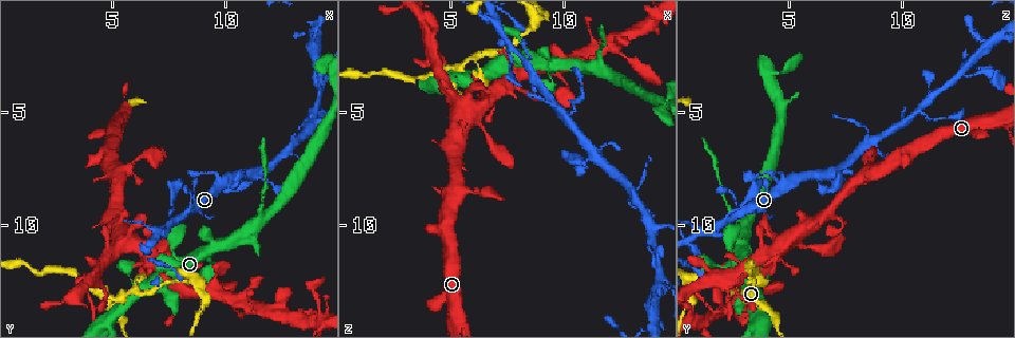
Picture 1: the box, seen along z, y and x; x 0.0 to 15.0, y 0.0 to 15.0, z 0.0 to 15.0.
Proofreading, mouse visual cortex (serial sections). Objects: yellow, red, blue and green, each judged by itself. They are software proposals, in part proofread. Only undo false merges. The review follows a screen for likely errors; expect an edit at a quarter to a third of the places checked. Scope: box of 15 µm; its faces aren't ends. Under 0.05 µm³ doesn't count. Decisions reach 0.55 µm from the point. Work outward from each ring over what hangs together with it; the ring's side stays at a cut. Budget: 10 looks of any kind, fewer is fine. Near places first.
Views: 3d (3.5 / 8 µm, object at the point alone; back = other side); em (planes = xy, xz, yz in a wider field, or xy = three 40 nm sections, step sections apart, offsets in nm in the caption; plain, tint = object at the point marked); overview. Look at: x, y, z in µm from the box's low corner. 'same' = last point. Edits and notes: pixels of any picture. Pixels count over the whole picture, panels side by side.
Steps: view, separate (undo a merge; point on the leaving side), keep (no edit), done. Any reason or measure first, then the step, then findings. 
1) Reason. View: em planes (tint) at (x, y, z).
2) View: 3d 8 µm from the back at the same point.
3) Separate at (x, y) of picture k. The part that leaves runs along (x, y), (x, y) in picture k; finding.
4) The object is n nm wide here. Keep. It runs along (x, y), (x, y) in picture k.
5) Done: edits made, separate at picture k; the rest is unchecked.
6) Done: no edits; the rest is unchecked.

Branch point. View: 3d 3.5 µm at (7.8, 9.8, 2.3).

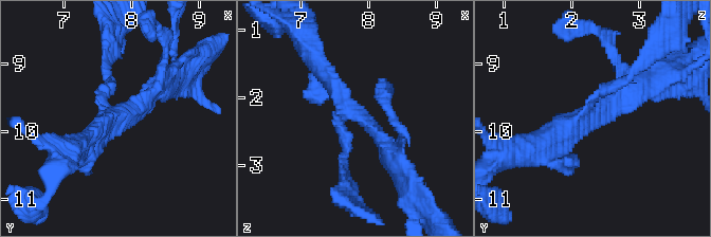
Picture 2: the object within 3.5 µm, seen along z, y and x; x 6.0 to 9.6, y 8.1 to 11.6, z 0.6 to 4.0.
Shape alone is not enough. View: em xy step 1 (tint) at (7.85, 9.70, 2.25).

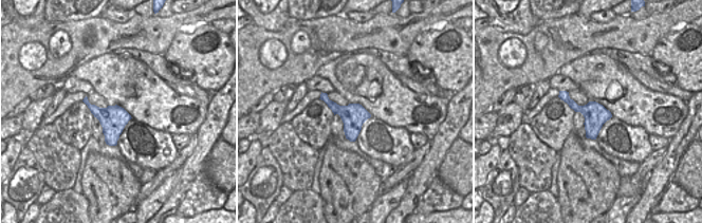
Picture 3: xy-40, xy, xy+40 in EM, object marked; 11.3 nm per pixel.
The object is 280 nm wide here. Keep. It runs along (397, 164), (381, 137), (316, 67) in picture 2; all the same cell.

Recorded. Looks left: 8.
Sharp bend. View: 3d 3.5 µm at (5.9, 12.9, 2.6).

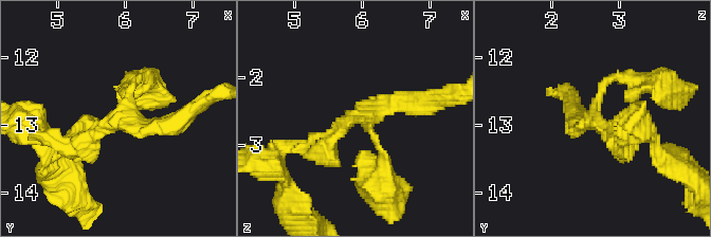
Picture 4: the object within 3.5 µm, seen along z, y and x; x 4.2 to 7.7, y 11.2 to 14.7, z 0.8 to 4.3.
3 arms meet here; the arms are 150, 200, 300 nm wide. View: em xy step 3 (tint) at (5.95, 12.90, 2.55).

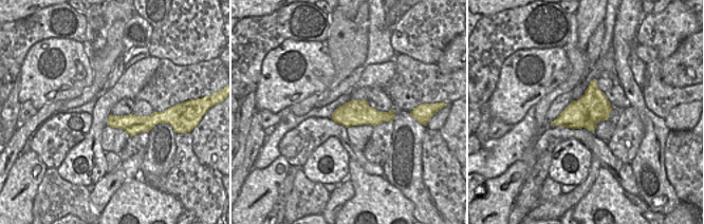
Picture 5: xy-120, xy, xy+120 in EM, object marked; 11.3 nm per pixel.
Keep. It runs along (302, 146), (419, 101) in picture 4; one cell here.

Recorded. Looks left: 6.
View: 3d 3.5 µm at (8.7, 12.4, 0.9).

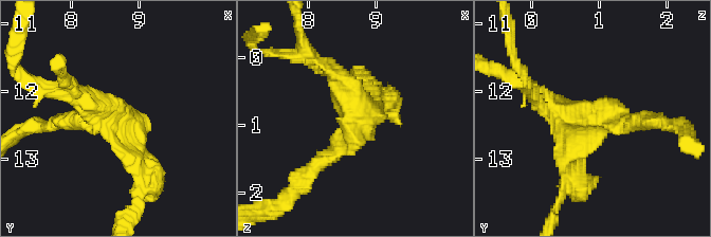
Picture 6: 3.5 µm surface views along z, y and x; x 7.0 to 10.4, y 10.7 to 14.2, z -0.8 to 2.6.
3 arms meet here; the arms are 250, 250, 350 nm wide; need the tissue. View: em xy step 2 (tint) at (8.75, 12.40, 0.95).

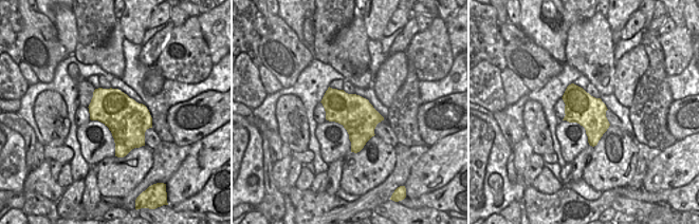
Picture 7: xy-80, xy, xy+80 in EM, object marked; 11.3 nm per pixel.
The object is 400 nm wide here. Separate at (34, 86) of picture 6. A border runs along (325, 107), (329, 105), (341, 123) in picture 7; a second cell is stuck on.

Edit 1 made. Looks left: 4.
Three-way junction. View: 3d 3.5 µm at (11.5, 9.7, 2.9).

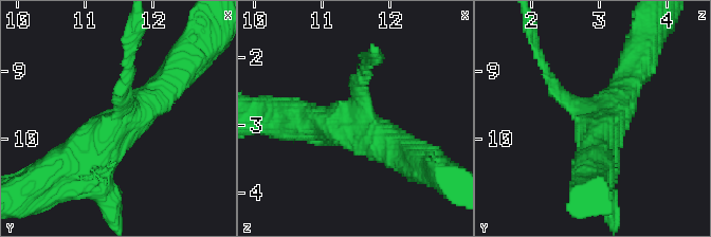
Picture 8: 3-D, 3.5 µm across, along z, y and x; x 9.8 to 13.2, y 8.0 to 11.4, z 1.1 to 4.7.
3 arms meet here; the arms are 200, 500, 600 nm wide; shape alone is not enough. View: em xy step 3 (tint) at (11.55, 9.70, 2.85).

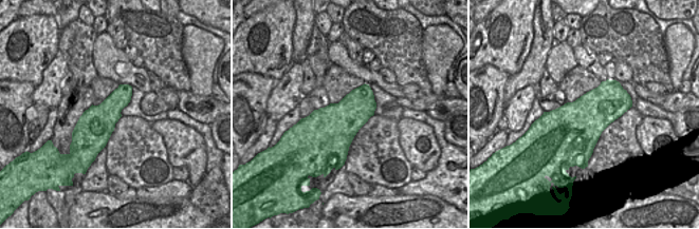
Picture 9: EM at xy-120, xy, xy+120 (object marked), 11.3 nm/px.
Keep. It runs along (56, 171), (89, 156), (166, 84) in picture 8; continuous, no second cell.

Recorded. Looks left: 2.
Done: edits made, separate at picture 6; the rest is unchecked.

